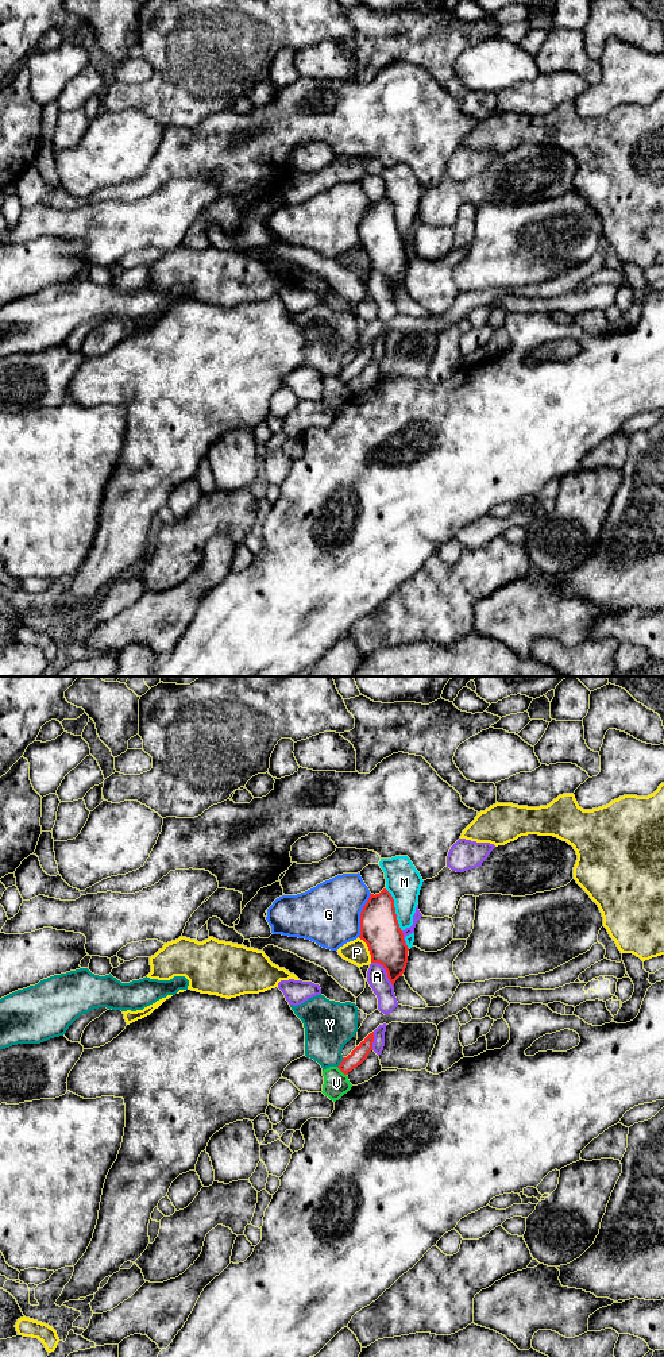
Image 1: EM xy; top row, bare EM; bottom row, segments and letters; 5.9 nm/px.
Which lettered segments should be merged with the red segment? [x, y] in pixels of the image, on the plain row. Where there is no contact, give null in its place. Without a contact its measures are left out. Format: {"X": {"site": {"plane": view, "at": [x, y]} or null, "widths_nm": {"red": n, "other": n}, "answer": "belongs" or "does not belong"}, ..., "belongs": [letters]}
{"A": {"site": {"plane": "xy", "at": [386, 280]}, "widths_nm": {"red": 220, "other": 130}, "answer": "does not belong"}, "G": {"site": {"plane": "xy", "at": [361, 223]}, "widths_nm": {"red": 240, "other": 380}, "answer": "does not belong"}, "M": {"site": {"plane": "xy", "at": [394, 219]}, "widths_nm": {"red": 240, "other": 220}, "answer": "does not belong"}, "P": {"site": {"plane": "xy", "at": [369, 258]}, "widths_nm": {"red": 240, "other": 140}, "answer": "does not belong"}, "V": {"site": {"plane": "xy", "at": [342, 380]}, "widths_nm": {"red": 90, "other": 150}, "answer": "does not belong"}, "Y": {"site": {"plane": "xy", "at": [340, 371]}, "widths_nm": {"red": 90, "other": 300}, "answer": "does not belong"}, "belongs": []}

